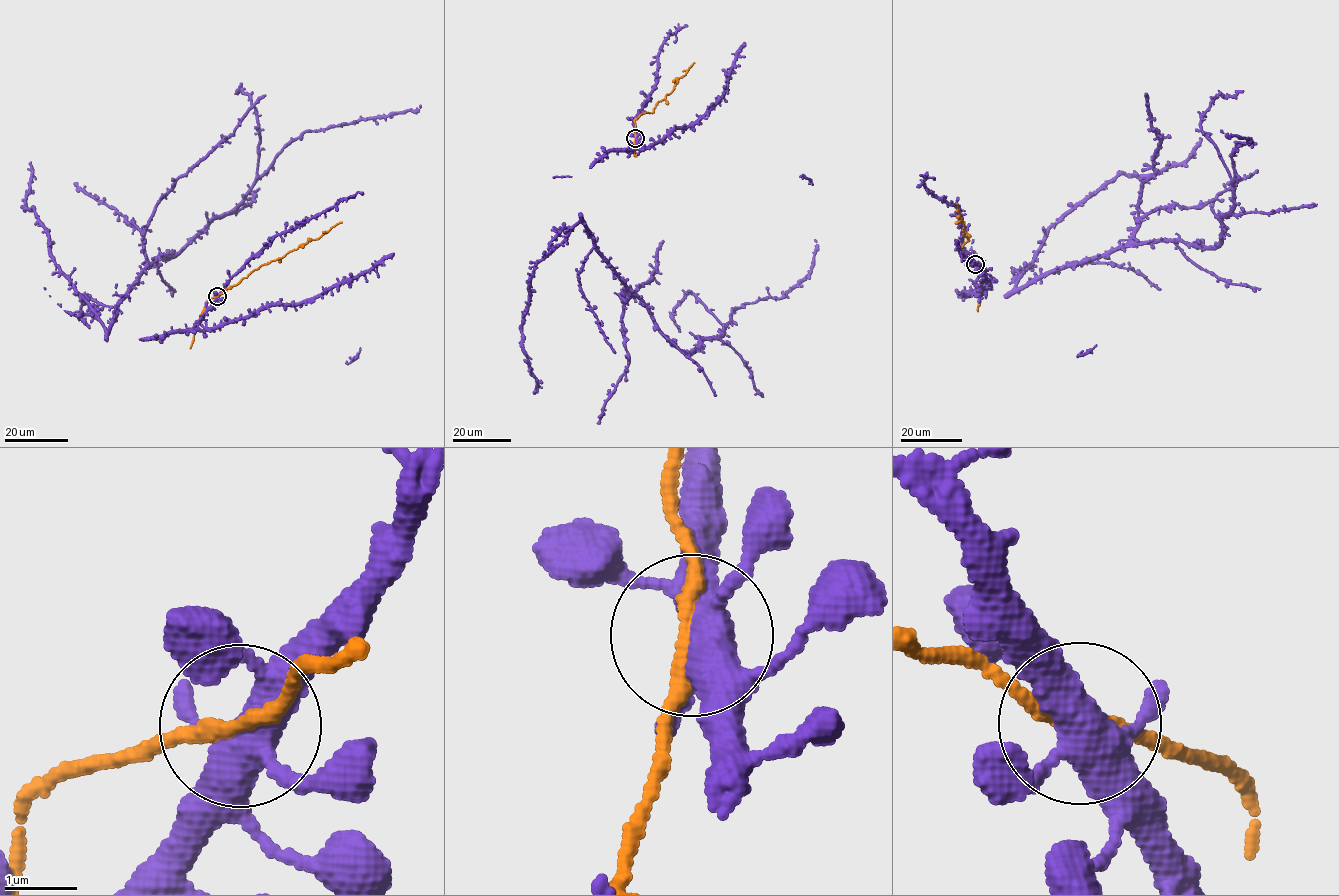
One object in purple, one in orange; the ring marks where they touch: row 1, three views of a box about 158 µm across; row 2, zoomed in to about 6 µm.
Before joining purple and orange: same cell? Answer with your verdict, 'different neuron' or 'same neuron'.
same neuron

